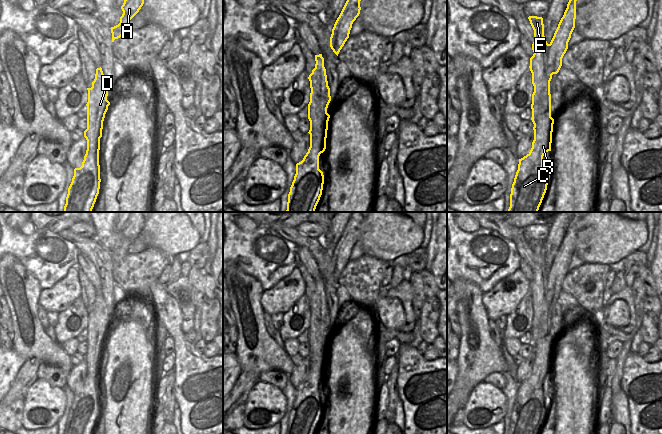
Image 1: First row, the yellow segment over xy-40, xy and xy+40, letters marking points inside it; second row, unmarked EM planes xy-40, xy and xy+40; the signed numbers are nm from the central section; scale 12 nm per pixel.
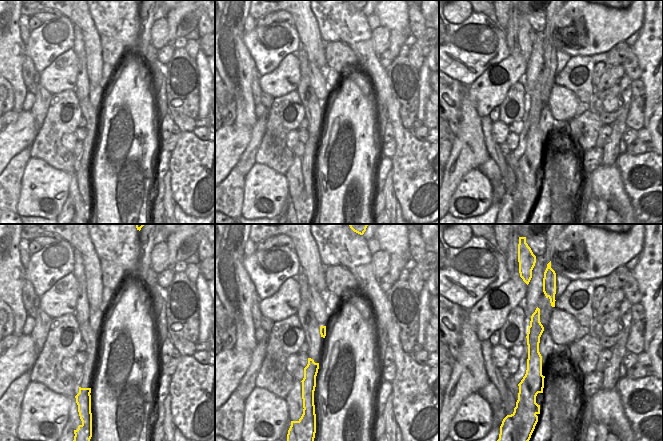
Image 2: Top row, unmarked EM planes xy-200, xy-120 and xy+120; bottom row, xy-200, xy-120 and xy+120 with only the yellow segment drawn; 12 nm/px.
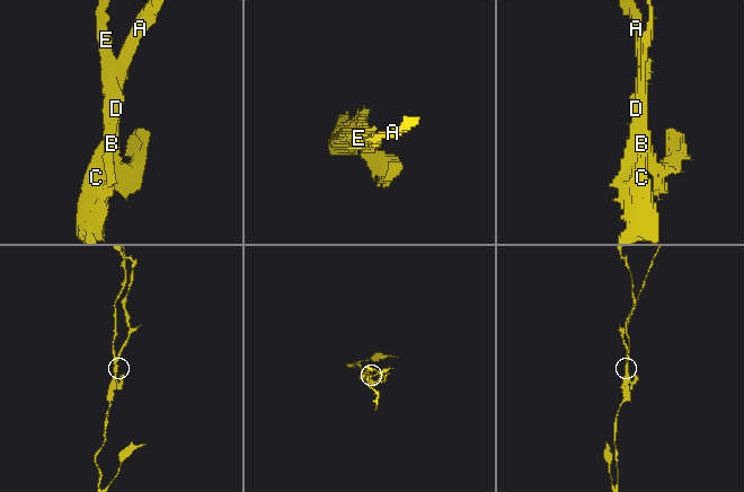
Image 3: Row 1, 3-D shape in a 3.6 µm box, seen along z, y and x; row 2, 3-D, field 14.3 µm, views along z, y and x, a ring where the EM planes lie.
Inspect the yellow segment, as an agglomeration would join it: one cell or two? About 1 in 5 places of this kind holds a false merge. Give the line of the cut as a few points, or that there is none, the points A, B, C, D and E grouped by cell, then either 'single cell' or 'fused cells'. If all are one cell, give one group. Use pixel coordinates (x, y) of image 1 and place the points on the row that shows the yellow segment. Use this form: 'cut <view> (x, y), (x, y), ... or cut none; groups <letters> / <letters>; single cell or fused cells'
cut xy+40 (549, 44), (547, 55), (543, 62), (543, 80), (540, 84); groups A B C D / E; fused cells

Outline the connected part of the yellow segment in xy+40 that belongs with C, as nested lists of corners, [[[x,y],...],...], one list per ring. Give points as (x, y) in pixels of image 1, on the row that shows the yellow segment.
[[[569,0],[544,58],[544,79],[539,83],[532,73],[532,122],[534,140],[530,152],[519,159],[518,170],[510,194],[507,212],[538,212],[547,190],[547,172],[543,169],[543,156],[551,151],[554,119],[551,117],[550,81],[562,66],[562,58],[575,28],[576,1]]]

